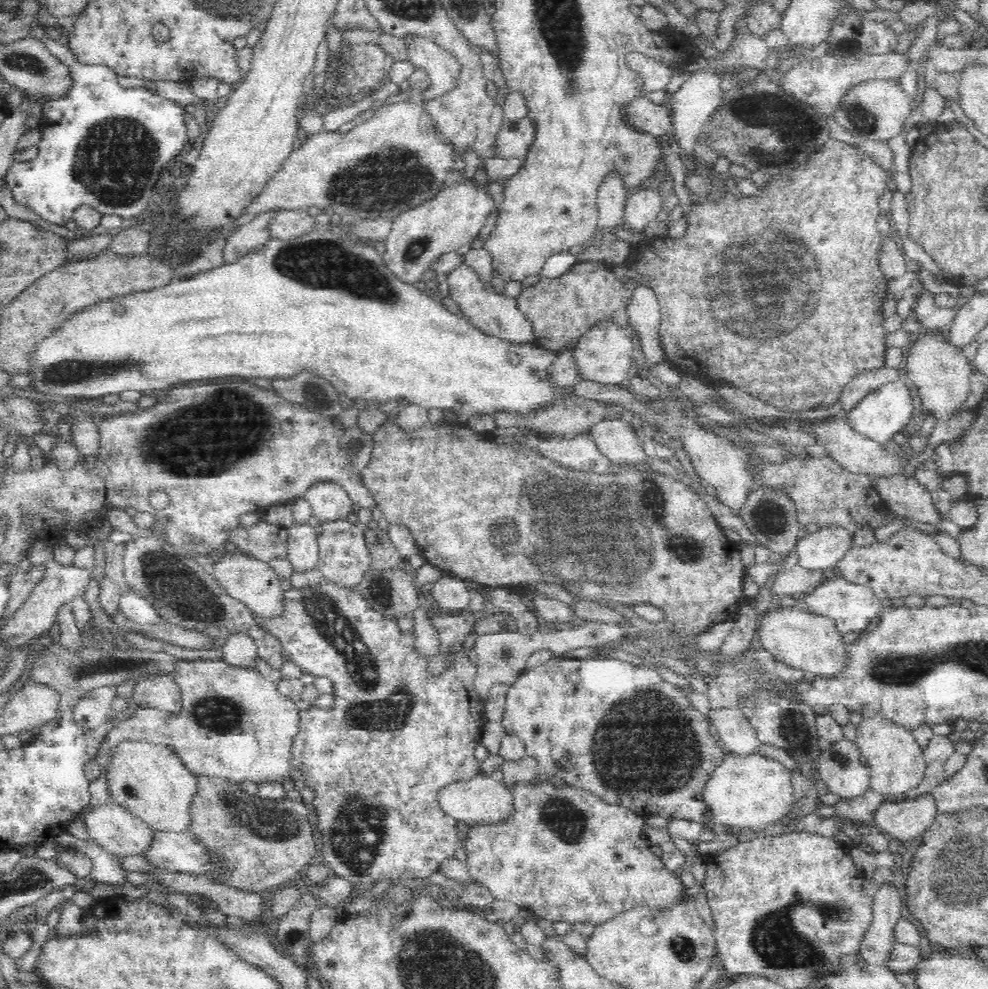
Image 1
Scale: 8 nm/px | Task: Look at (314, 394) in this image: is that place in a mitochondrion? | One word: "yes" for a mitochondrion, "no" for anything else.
yes

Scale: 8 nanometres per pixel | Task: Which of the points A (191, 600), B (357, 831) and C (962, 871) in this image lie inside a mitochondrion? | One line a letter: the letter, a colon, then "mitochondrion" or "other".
A: mitochondrion
B: mitochondrion
C: mitochondrion

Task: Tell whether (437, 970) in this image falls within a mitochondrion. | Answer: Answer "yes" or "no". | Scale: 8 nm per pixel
yes

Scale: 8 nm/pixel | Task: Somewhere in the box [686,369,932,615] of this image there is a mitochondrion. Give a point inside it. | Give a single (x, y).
(769, 518)

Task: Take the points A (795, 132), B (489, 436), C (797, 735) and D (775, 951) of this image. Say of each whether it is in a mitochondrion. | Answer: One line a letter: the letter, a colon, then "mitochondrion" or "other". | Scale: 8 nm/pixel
A: mitochondrion
B: other
C: mitochondrion
D: mitochondrion

